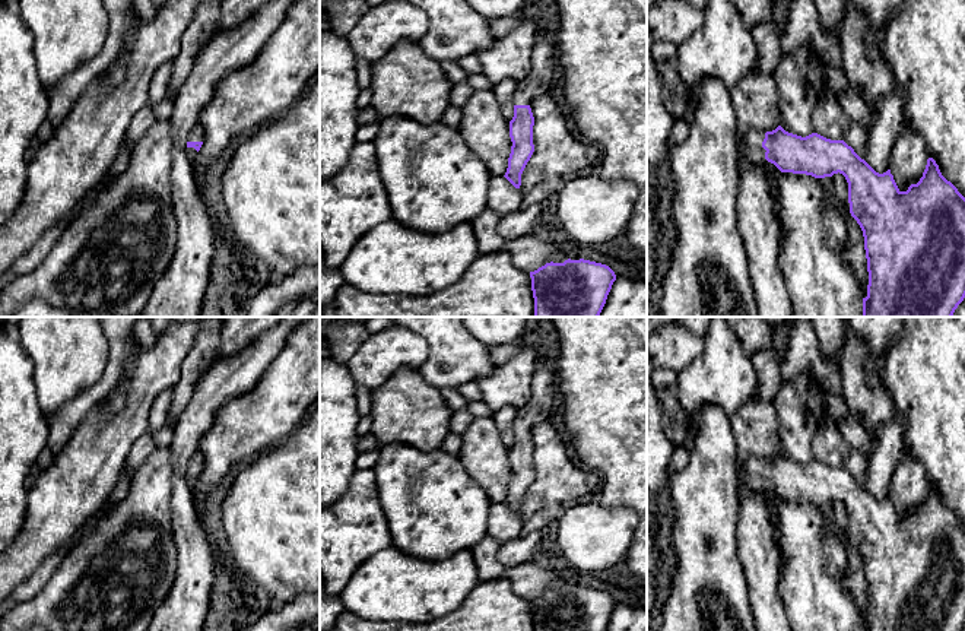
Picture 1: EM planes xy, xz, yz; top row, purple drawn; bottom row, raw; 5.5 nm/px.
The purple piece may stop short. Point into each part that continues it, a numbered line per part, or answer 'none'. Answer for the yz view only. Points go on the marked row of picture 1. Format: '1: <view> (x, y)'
1: yz (752, 142)

